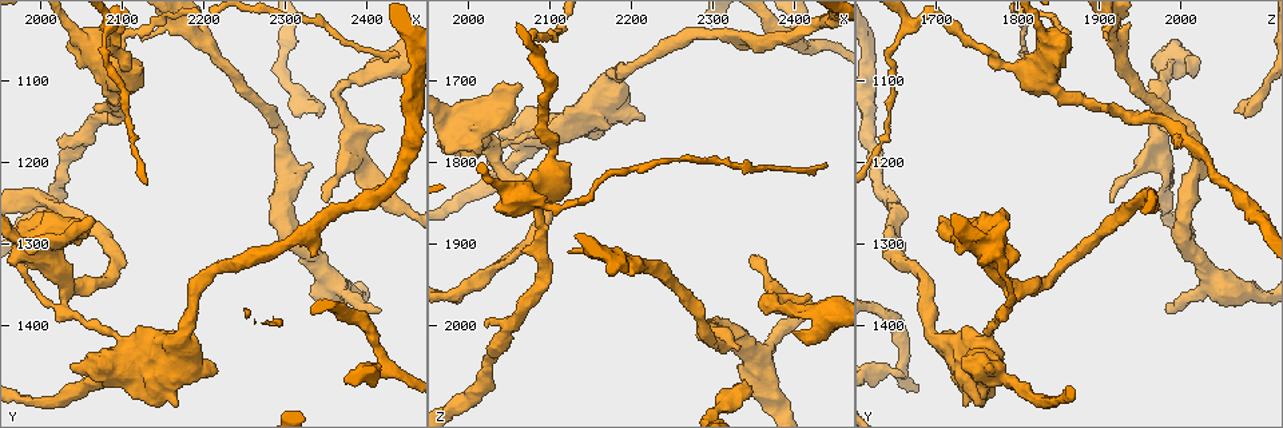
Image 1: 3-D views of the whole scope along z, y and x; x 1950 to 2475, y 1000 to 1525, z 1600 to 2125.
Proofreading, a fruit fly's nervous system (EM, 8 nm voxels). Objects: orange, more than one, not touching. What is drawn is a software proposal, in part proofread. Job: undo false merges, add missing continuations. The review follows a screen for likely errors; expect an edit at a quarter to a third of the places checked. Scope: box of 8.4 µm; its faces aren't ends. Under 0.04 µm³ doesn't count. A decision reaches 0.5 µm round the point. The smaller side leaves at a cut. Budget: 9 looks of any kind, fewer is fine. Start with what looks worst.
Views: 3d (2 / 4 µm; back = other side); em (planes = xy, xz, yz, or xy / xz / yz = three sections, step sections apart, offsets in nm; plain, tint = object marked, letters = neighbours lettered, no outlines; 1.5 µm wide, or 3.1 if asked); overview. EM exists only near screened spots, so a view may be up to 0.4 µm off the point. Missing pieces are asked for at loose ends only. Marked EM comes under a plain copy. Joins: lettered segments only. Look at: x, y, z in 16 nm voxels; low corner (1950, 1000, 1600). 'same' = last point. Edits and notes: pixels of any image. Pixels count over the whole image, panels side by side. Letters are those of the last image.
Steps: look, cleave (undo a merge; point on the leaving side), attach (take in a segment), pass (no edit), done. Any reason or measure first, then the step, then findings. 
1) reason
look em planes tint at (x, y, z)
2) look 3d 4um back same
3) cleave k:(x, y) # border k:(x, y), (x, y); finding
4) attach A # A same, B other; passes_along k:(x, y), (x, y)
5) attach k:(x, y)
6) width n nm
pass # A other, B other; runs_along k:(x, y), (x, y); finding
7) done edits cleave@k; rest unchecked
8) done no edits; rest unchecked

sharp bend
look em planes tint at (2420, 1445, 1655)

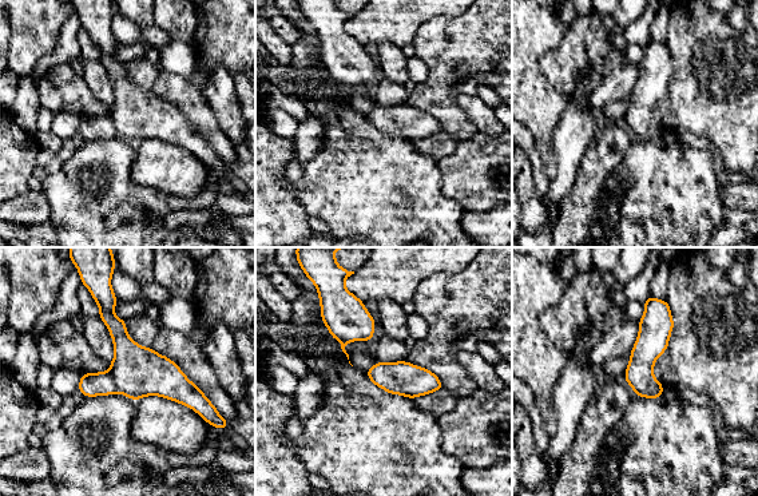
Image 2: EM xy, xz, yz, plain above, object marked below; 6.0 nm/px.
look em planes letters same

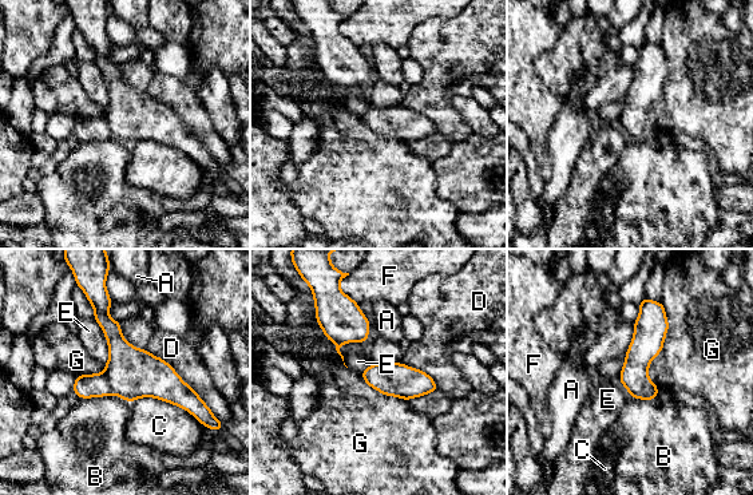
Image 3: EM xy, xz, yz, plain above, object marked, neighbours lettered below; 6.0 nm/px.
cleave 3:(90, 385) # A other, B other, C other, D other, E other, F other, G other; a second cell is stuck on

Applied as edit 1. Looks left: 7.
branch stops here
look 3d 4um at (2420, 1380, 1990)

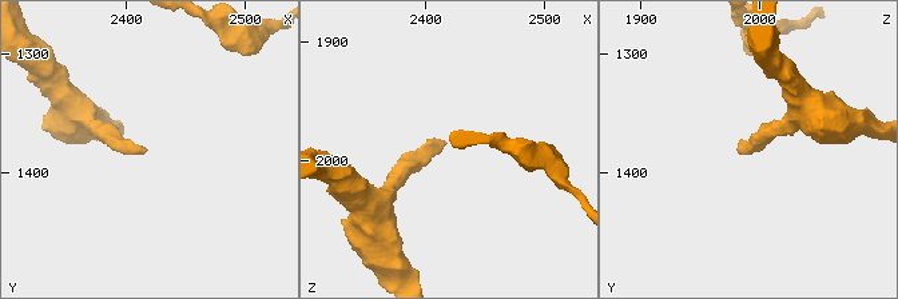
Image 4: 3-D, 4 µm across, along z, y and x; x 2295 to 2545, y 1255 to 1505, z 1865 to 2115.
look em planes letters at (2418, 1382, 1988)

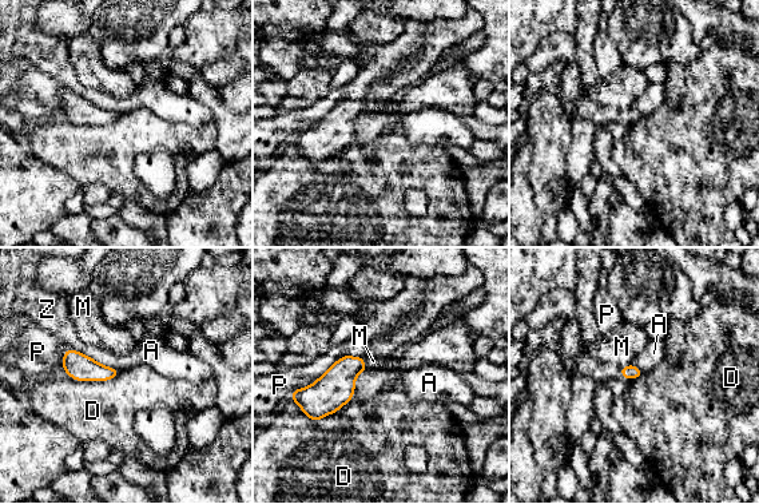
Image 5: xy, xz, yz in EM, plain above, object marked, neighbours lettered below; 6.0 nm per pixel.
pass # A other, D other, M other, P other, Z other; border 5:(62, 369), (75, 380), (119, 373); none of them fits

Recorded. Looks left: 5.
an open end
look 3d 2um at (2335, 1200, 2030)

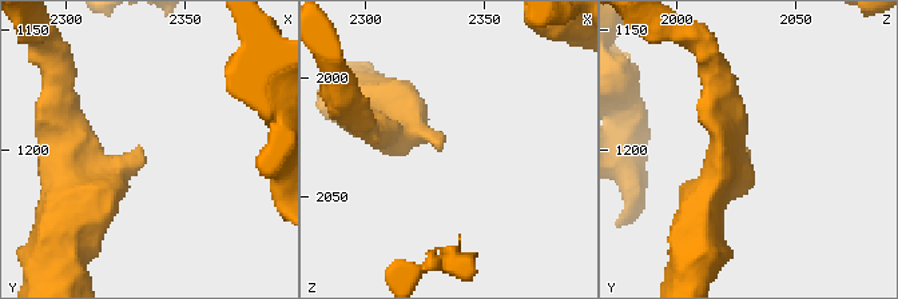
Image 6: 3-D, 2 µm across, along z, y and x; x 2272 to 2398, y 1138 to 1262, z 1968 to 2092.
look em planes letters at (2332, 1202, 2030)

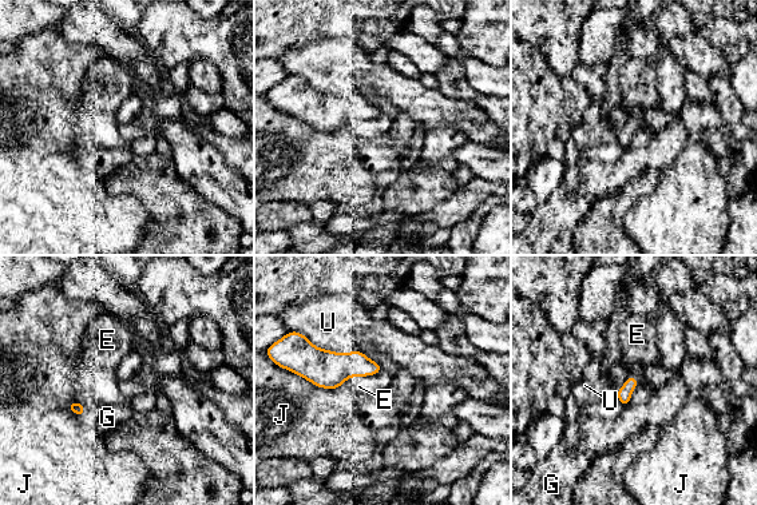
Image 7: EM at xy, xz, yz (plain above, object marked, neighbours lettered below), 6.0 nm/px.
longest_contact U 300 nm
pass # E other, G other, J other, U other; border 7:(383, 369), (352, 376), (339, 388); none of them fits

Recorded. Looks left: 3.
narrows sharply
look em xz step 4 letters at (2025, 1205, 2035)

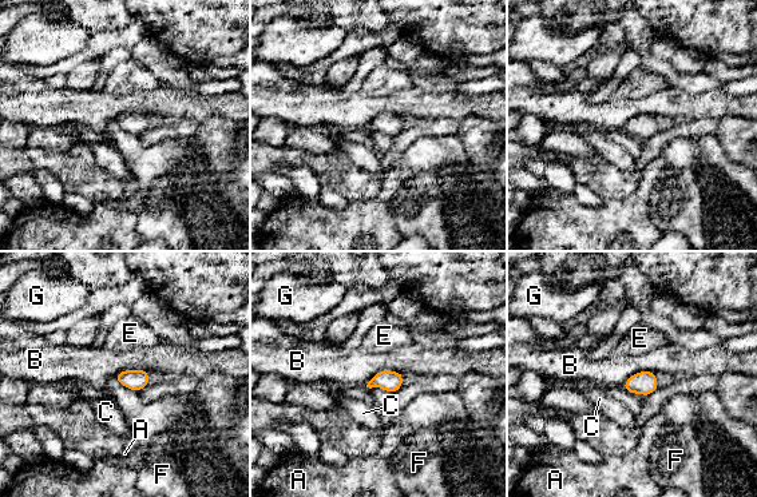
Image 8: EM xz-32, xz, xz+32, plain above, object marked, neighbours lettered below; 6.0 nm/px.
cut it another way
look em planes letters same

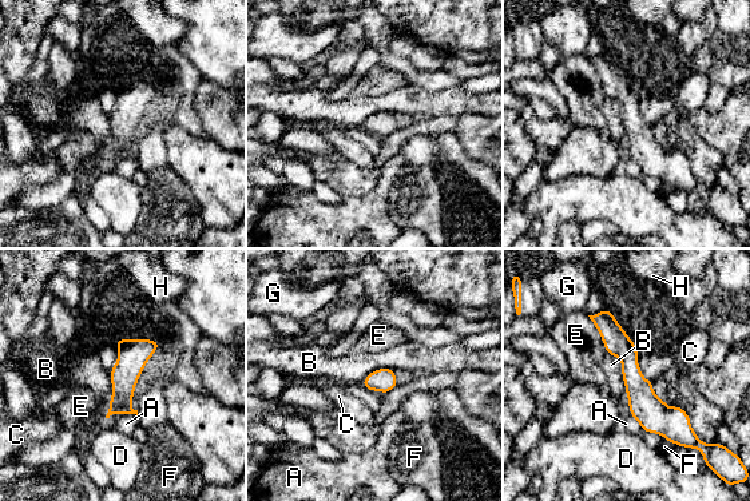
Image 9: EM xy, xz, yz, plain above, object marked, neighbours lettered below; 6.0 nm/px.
longest_contact B 260 nm
pass # A other, B other, C other, D other, E other, F other, G other, H other; border 9:(607, 353), (620, 362), (626, 392); one cell here

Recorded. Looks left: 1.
done edits cleave@3; rest unchecked

